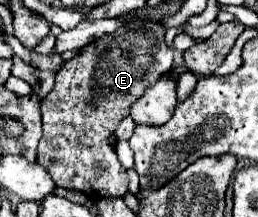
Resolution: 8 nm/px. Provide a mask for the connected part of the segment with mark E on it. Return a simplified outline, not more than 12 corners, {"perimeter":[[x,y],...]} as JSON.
{"perimeter":[[158,22],[68,60],[42,100],[56,186],[124,196],[112,132],[172,68]]}

